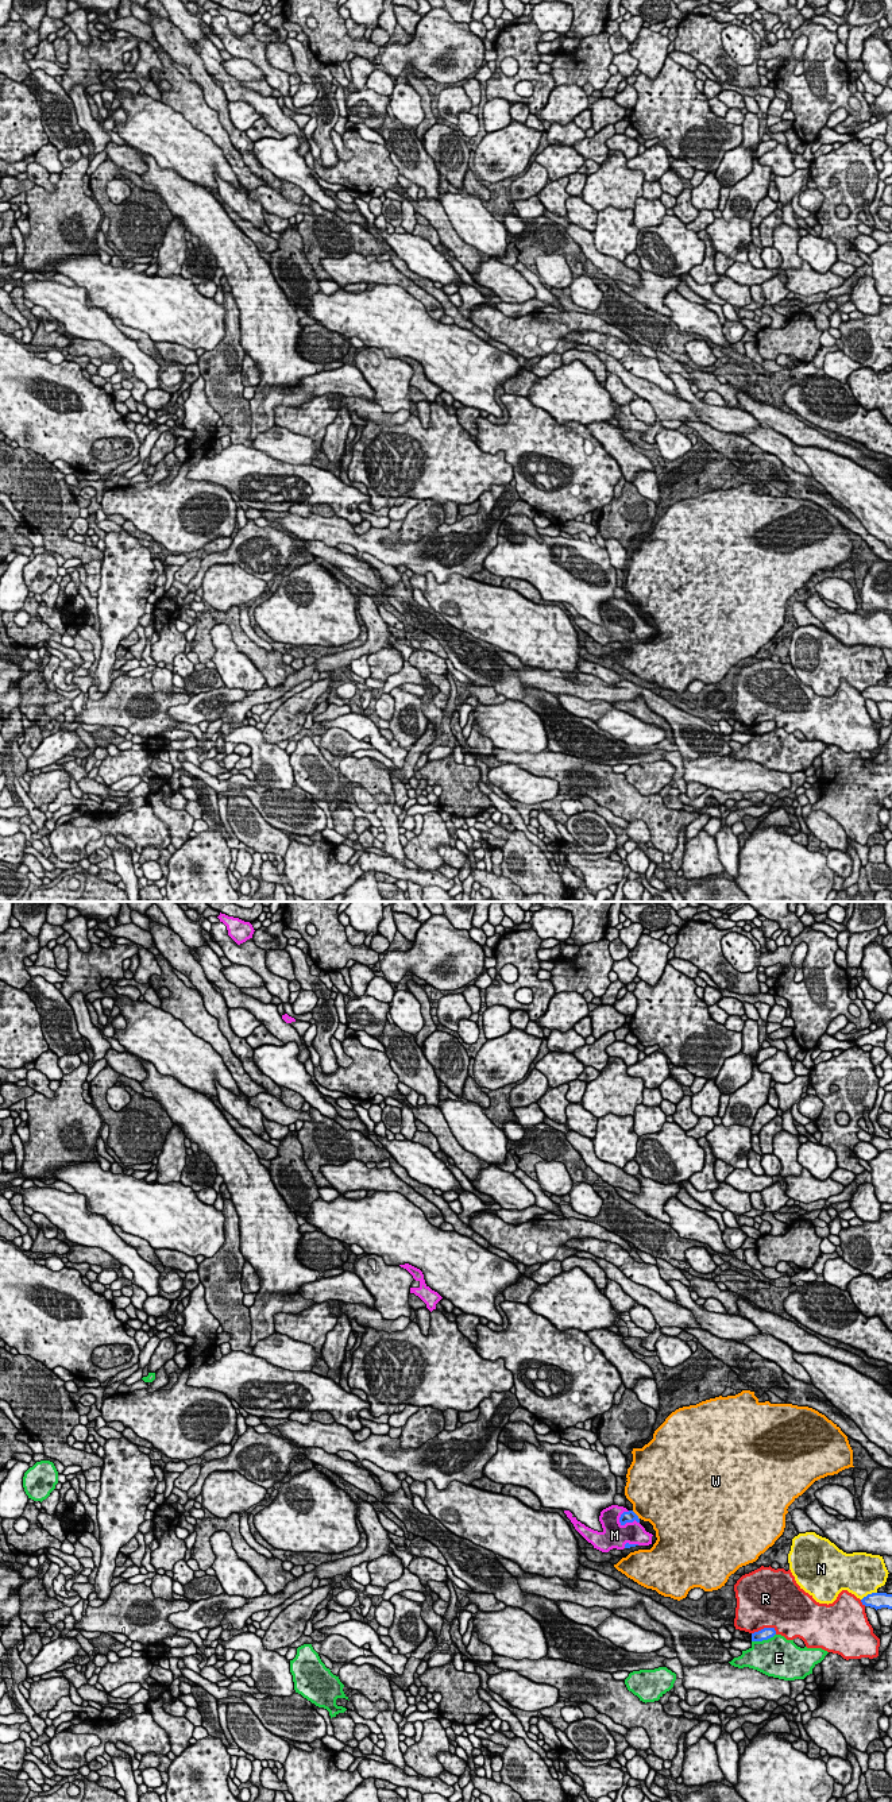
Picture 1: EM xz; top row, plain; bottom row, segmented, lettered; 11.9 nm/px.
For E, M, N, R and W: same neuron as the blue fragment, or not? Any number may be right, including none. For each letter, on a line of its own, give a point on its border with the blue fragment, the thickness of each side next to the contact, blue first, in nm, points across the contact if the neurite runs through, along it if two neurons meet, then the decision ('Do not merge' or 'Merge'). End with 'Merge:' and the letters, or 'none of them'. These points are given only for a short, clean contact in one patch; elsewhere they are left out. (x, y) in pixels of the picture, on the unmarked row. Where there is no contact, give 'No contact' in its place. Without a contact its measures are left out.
E: Touches blue at xz (763, 732). Thickness 140 nm (blue) against 440 nm. Do not merge
M: Touches blue at xz (628, 614). Thickness 140 nm (blue) against 300 nm. Merge
N: Touches blue at xz (868, 687). Thickness 190 nm (blue) against 500 nm. Do not merge
R: Touches blue at xz (764, 721). Thickness 140 nm (blue) against 500 nm. Do not merge
W: Touches blue at xz (636, 608). Thickness 140 nm (blue) against 480 nm. Do not merge
Merge: M

